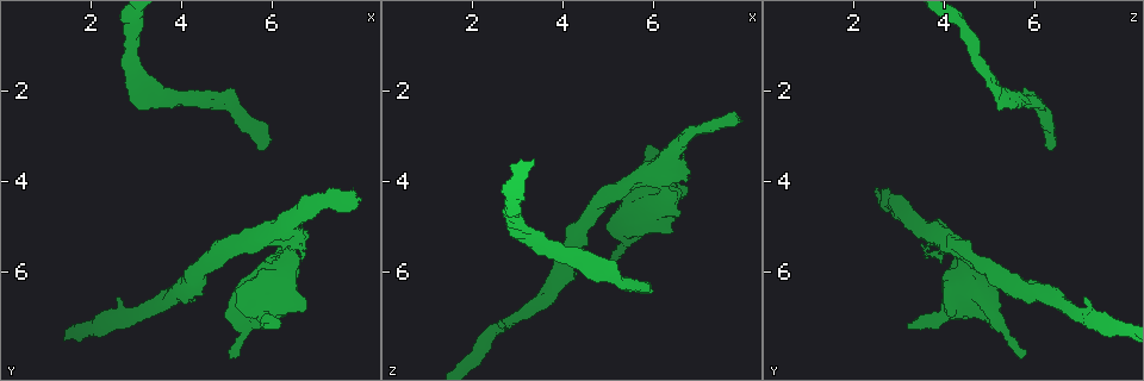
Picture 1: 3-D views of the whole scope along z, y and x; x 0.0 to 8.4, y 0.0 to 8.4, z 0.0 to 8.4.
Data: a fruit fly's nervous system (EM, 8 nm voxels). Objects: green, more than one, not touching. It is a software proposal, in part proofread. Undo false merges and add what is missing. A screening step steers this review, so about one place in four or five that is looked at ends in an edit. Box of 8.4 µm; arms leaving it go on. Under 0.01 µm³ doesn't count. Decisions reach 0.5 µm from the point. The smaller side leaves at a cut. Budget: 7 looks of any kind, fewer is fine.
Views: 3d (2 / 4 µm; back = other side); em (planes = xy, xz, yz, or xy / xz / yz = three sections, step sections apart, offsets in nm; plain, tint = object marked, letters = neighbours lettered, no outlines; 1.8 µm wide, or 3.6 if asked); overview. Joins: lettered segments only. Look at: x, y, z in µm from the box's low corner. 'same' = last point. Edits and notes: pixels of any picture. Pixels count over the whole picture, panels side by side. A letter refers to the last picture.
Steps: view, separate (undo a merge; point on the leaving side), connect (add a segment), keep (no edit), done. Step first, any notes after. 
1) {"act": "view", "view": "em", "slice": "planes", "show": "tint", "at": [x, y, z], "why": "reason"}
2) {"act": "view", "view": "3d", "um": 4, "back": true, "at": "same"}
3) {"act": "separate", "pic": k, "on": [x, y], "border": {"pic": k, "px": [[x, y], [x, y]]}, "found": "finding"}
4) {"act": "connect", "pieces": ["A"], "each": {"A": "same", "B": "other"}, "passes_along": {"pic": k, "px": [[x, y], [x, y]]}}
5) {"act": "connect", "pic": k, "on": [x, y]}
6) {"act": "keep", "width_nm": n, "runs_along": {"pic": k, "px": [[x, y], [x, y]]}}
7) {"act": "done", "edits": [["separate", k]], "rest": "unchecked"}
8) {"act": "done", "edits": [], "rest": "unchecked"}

{"act": "view", "view": "em", "um": 3.6, "slice": "xz", "step": 16, "show": "letters", "at": [3.40, 2.35, 5.60], "why": "free end"}

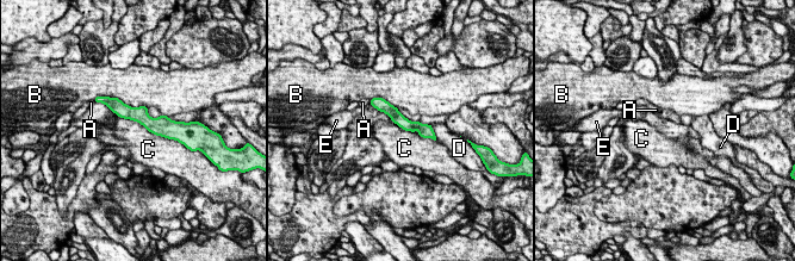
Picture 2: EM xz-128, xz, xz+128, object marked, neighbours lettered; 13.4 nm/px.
{"act": "view", "view": "em", "um": 3.6, "slice": "planes", "show": "letters", "at": "same"}

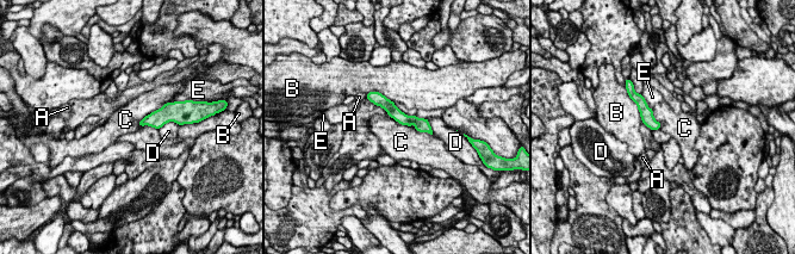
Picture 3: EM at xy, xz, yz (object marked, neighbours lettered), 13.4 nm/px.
{"act": "keep", "each": {"A": "other", "B": "other", "C": "other", "D": "other", "E": "other"}, "runs_along": {"pic": 3, "px": [[376, 99], [402, 118], [428, 129]]}, "found": "none of them fits"}

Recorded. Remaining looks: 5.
{"act": "view", "view": "em", "slice": "planes", "show": "letters", "at": [6.20, 5.20, 4.05], "why": "arms part here"}

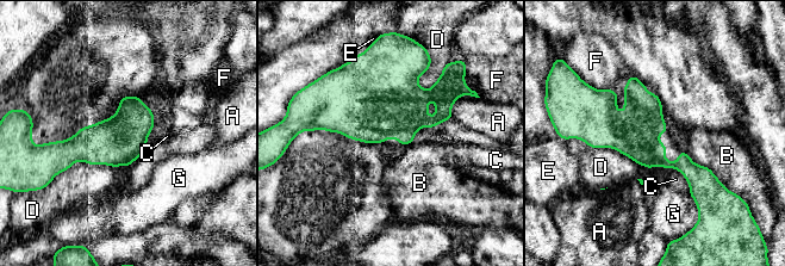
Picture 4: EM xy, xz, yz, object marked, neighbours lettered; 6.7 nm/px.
{"act": "keep", "width_nm": 340, "each": {"A": "other", "B": "other", "C": "other", "D": "other", "E": "other", "F": "other", "G": "other"}, "runs_along": {"pic": 4, "px": [[586, 128], [712, 179]]}, "found": "all the same neuron"}

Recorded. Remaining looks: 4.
{"act": "view", "view": "3d", "um": 4, "at": [7.85, 4.15, 2.55], "why": "an open end"}

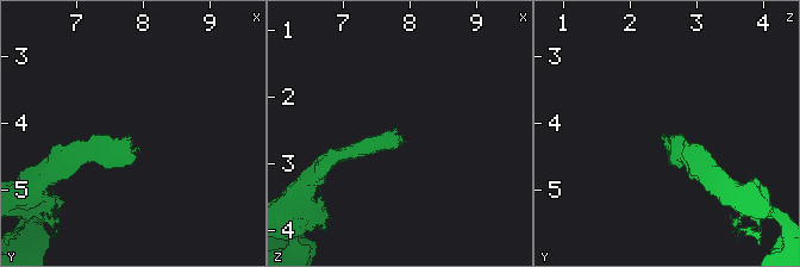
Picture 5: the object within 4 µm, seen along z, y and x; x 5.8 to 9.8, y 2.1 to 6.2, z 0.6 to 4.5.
{"act": "view", "view": "em", "slice": "yz", "step": 4, "show": "letters", "at": [7.85, 4.15, 2.50], "why": "shape alone is not enough"}

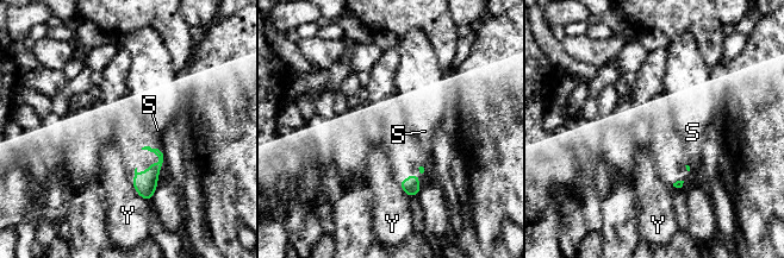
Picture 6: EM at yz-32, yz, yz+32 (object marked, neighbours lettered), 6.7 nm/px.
{"act": "view", "view": "em", "slice": "planes", "show": "letters", "at": "same"}

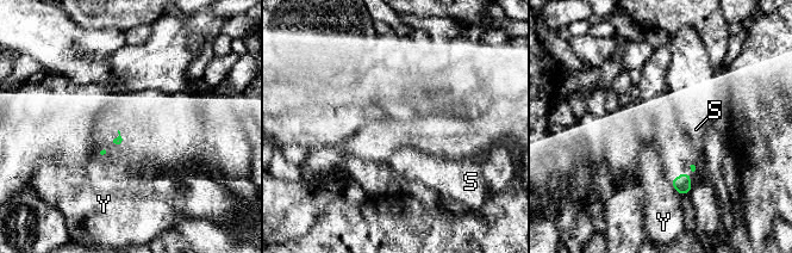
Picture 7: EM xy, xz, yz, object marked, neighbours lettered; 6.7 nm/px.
{"act": "keep", "each": {"S": "other", "Y": "other"}, "border": {"pic": 7, "px": [[671, 183], [680, 195]]}, "found": "no lettered segment goes on from it"}

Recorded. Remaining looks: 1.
{"act": "done", "edits": [], "rest": "unchecked"}

